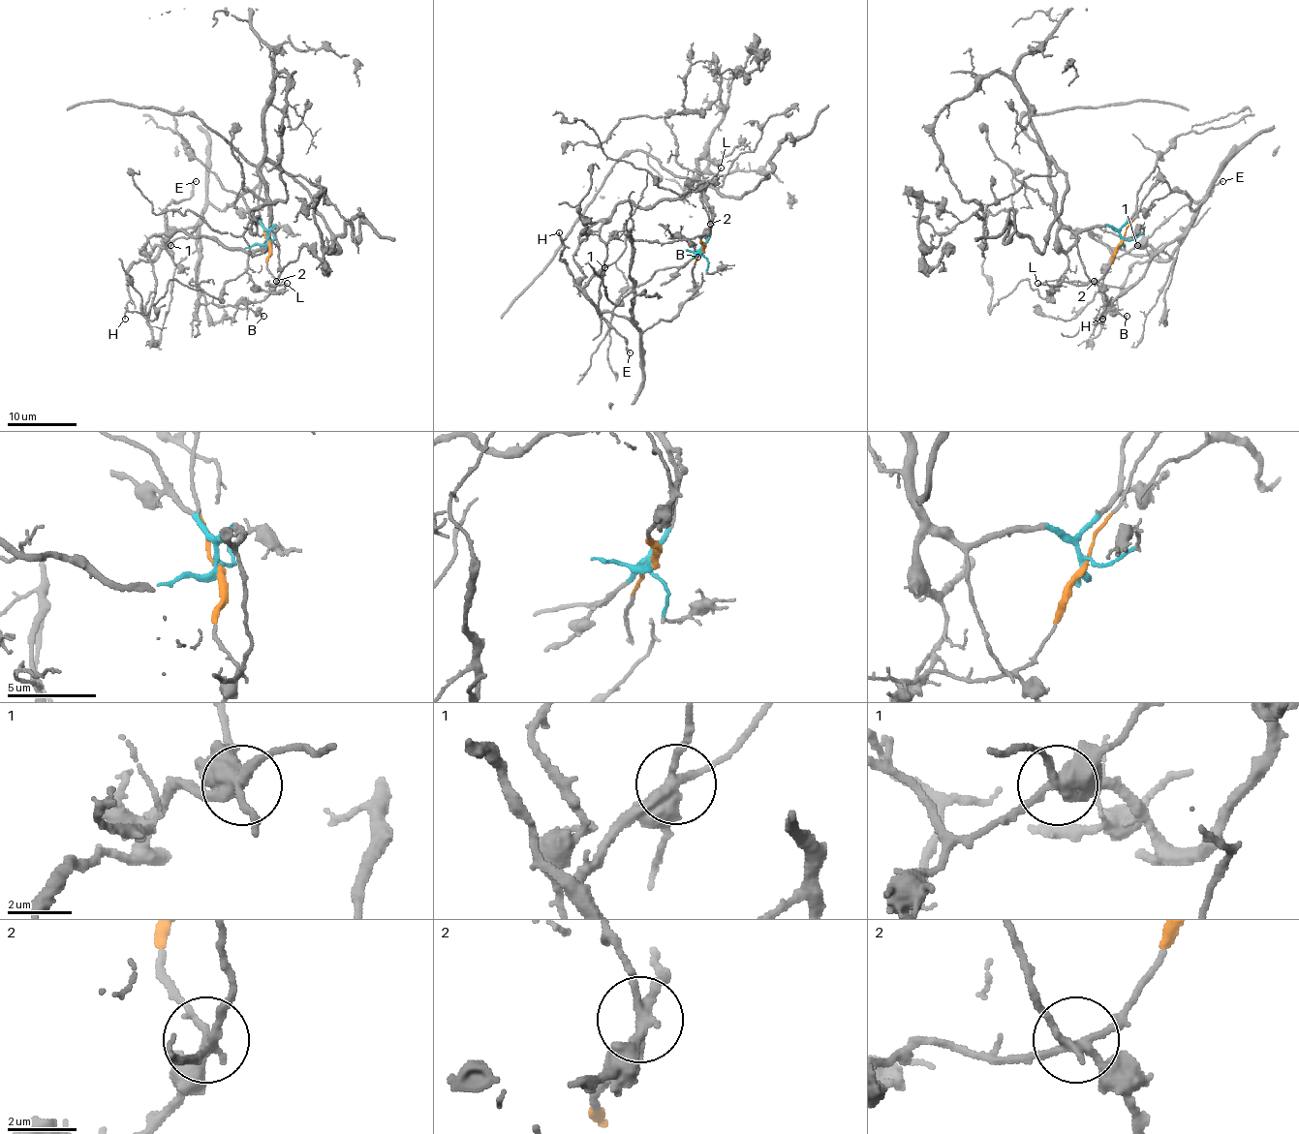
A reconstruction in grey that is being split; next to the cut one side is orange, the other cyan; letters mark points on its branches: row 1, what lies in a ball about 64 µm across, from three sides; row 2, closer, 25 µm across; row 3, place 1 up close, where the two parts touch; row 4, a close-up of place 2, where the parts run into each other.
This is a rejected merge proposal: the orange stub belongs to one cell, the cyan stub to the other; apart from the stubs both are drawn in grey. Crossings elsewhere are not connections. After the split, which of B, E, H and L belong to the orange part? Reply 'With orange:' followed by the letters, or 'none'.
With orange: B, H, L

